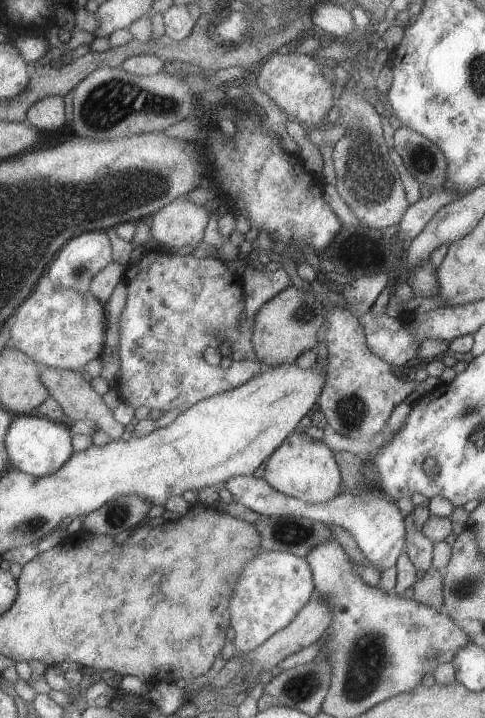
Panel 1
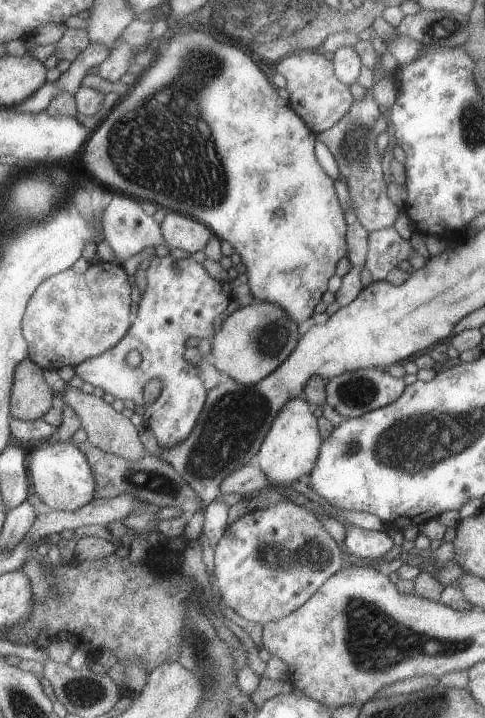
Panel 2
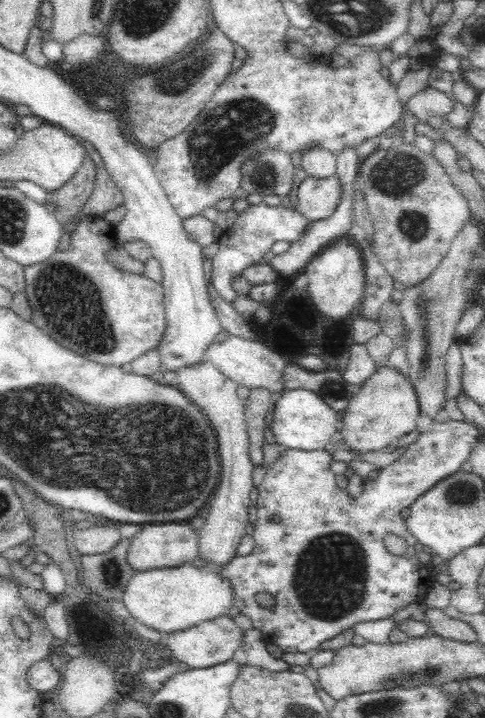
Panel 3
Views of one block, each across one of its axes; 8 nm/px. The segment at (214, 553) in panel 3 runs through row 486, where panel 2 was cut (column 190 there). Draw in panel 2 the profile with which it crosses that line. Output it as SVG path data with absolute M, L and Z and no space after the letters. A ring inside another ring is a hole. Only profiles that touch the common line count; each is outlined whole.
M175 211L167 213L159 226L167 246L190 254L204 249L212 236L205 224Z

